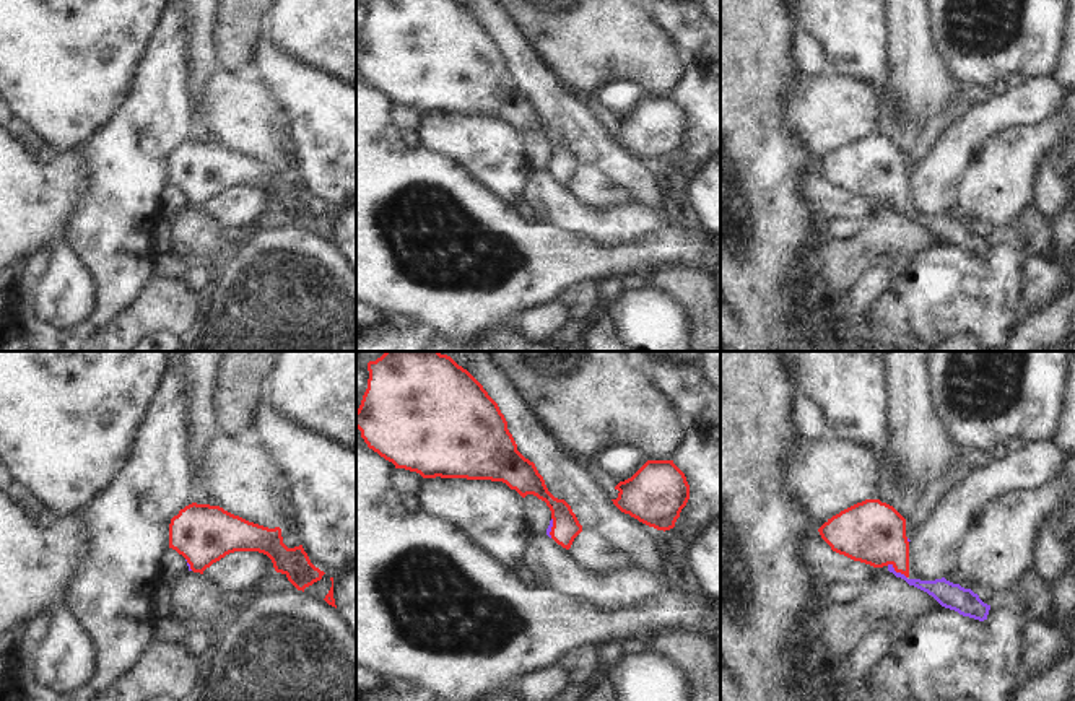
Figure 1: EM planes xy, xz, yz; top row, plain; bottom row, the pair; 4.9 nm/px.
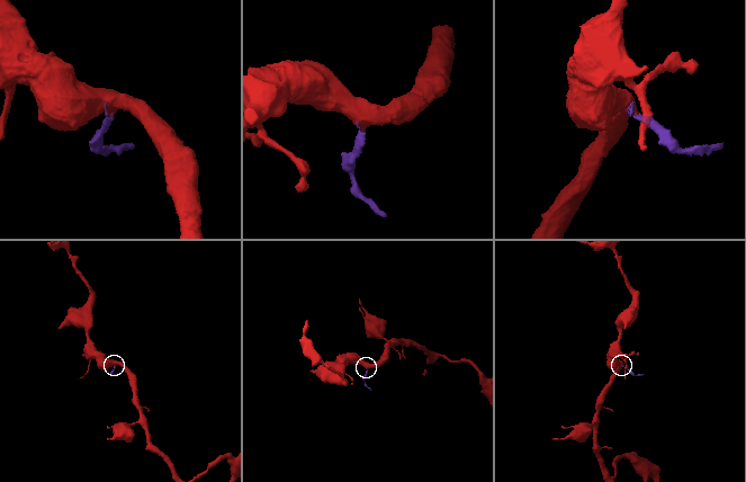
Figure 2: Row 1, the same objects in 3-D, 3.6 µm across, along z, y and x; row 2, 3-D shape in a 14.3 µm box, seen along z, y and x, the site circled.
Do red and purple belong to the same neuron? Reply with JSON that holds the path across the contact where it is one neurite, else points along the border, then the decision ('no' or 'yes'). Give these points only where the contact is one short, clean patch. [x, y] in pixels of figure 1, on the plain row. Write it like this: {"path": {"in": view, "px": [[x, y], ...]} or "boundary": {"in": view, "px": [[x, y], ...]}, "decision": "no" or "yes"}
{"path": {"in": "yz", "px": [[872, 168], [896, 192], [896, 207], [909, 217], [942, 226]]}, "decision": "yes"}

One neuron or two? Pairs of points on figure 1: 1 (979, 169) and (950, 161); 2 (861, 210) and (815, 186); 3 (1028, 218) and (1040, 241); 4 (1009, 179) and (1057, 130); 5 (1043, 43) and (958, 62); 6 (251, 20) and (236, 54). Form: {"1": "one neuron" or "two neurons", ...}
{"1": "two neurons", "2": "one neuron", "3": "one neuron", "4": "one neuron", "5": "one neuron", "6": "one neuron"}

